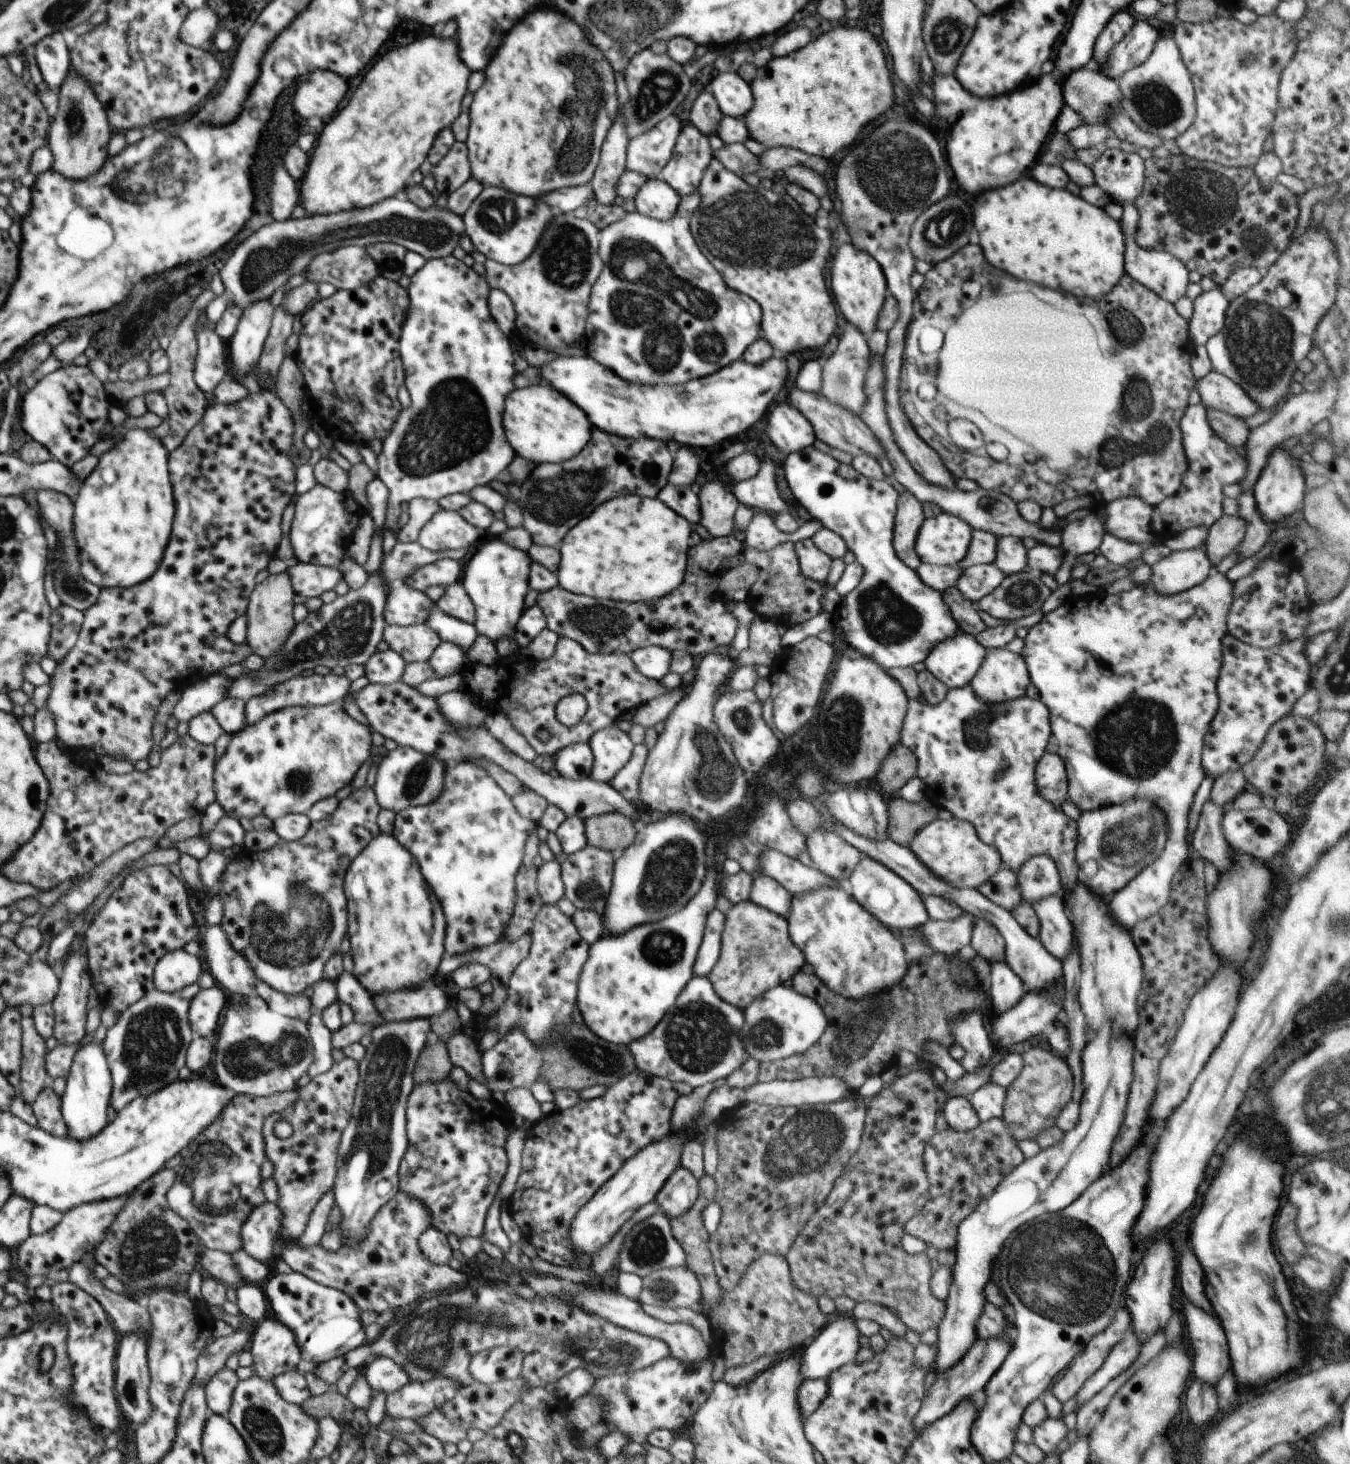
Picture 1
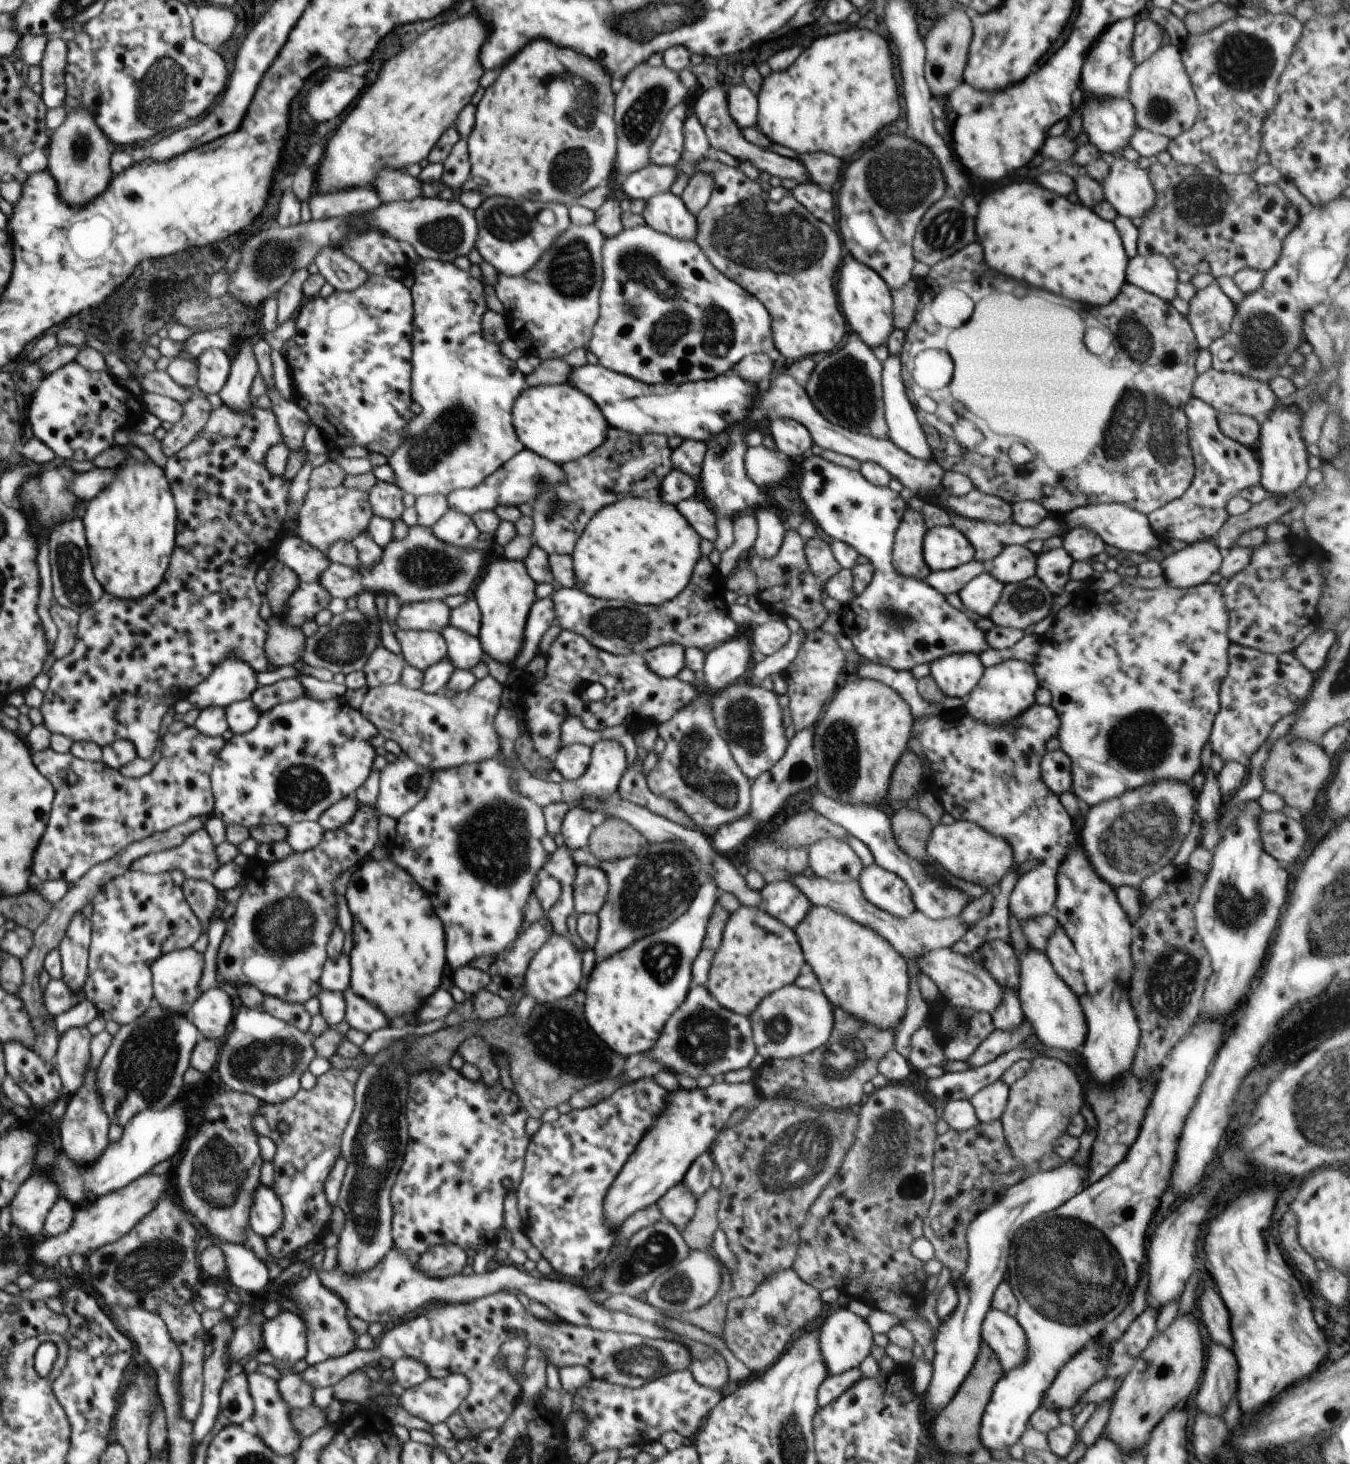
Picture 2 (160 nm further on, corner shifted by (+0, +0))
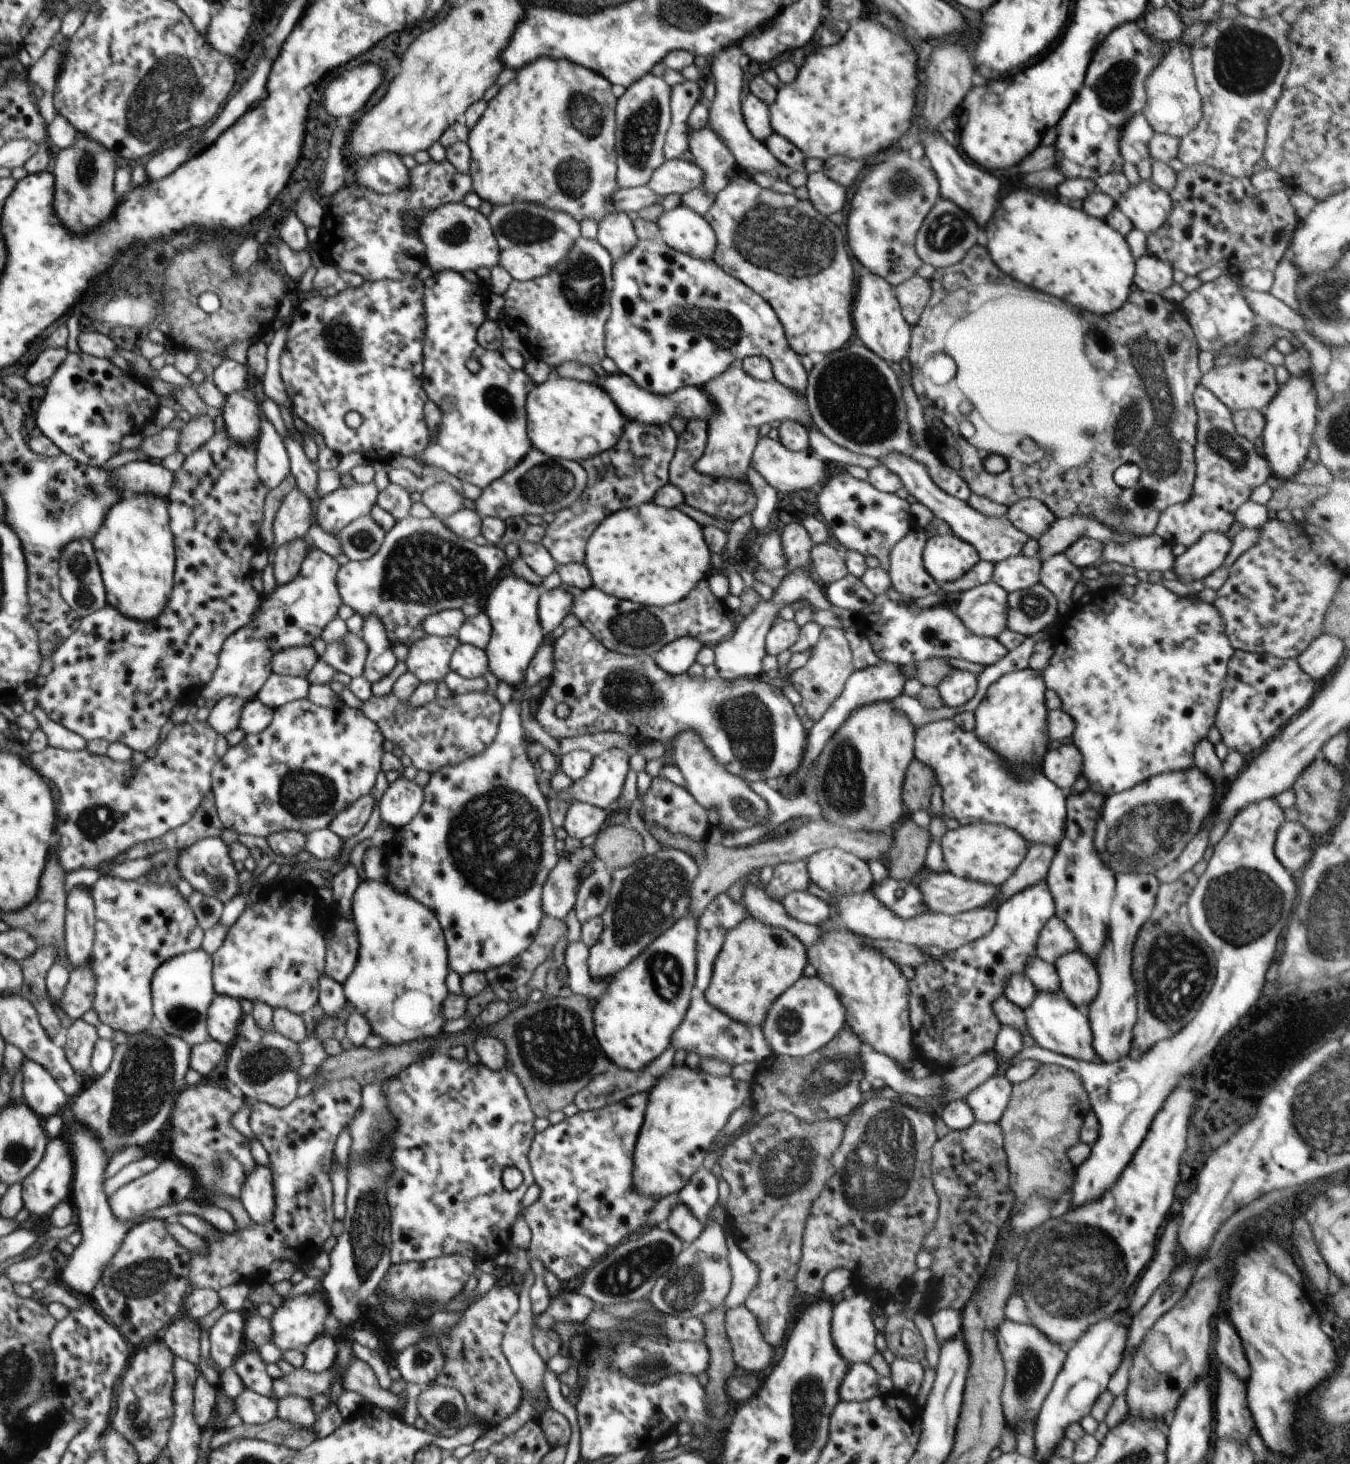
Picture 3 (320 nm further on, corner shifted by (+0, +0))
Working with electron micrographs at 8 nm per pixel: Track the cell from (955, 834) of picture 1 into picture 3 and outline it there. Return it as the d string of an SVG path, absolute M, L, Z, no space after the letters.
M972 823L949 830L940 840L946 871L959 877L996 885L1004 884L1027 855L1027 840L1013 828L996 823Z

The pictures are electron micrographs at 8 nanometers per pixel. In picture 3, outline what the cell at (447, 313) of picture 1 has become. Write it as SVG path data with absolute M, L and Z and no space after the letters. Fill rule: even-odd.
M443 270L433 272L423 282L423 303L426 328L423 344L423 387L427 397L441 410L441 425L437 438L424 449L420 457L416 456L423 470L428 465L442 468L464 482L470 482L480 488L515 468L533 447L527 433L526 403L528 393L536 386L532 378L523 370L508 365L501 351L491 351L479 345L477 330L485 321L485 301L482 300L480 283L466 280L462 273ZM469 358L476 358L480 364L477 372L466 367Z

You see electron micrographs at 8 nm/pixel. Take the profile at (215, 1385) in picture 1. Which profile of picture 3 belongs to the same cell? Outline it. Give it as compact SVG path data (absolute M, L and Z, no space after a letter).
M246 1388L235 1398L235 1407L243 1422L248 1425L264 1424L277 1417L276 1400Z

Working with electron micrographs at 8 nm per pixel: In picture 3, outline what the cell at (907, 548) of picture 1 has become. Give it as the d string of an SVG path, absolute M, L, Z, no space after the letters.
M924 528L910 530L894 545L889 556L891 586L904 599L912 602L930 597L941 590L923 565L922 555L926 541Z

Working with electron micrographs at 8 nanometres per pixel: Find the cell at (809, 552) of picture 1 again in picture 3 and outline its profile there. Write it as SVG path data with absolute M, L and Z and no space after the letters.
M827 543L812 548L811 567L823 586L843 579L849 573L844 558L840 558L838 550Z

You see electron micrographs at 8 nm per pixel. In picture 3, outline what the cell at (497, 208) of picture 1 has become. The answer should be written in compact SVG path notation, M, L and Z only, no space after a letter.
M532 203L498 205L487 216L490 221L499 251L499 265L519 281L544 276L563 261L581 236L579 222L568 213L553 211Z

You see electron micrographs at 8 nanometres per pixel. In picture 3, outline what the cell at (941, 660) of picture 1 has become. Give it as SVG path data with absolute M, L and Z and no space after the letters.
M951 669L947 677L937 686L943 704L956 712L969 703L977 691L977 676L960 669Z

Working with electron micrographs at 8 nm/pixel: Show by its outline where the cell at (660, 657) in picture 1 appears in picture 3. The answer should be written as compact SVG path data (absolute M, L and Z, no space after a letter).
M682 637L669 642L651 657L667 673L681 675L686 673L694 662L697 662L697 656L702 647L704 645L697 638Z

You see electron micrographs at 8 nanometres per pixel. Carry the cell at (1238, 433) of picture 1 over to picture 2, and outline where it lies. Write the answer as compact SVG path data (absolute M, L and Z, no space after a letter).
M1218 413L1220 430L1235 441L1255 448L1259 442L1261 419L1243 414Z

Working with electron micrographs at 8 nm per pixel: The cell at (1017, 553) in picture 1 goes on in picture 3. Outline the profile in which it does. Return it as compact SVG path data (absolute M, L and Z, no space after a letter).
M1018 555L995 563L993 581L1008 594L1041 582L1041 563L1036 556Z

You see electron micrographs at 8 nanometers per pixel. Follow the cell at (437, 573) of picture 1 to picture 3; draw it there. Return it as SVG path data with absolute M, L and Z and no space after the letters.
M408 515L396 521L386 532L381 547L372 558L340 565L336 582L343 604L358 612L364 619L369 615L376 615L386 629L393 648L399 644L411 647L417 640L428 635L423 629L424 619L428 615L448 609L461 609L464 604L482 605L494 590L492 580L496 582L496 576L507 563L505 549L490 544L476 545L473 540L459 537L436 516L419 519Z

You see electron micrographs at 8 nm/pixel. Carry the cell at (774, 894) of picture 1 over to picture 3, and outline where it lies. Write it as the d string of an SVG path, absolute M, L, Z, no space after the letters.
M791 892L780 902L786 912L800 922L821 925L830 920L828 902L808 892Z

